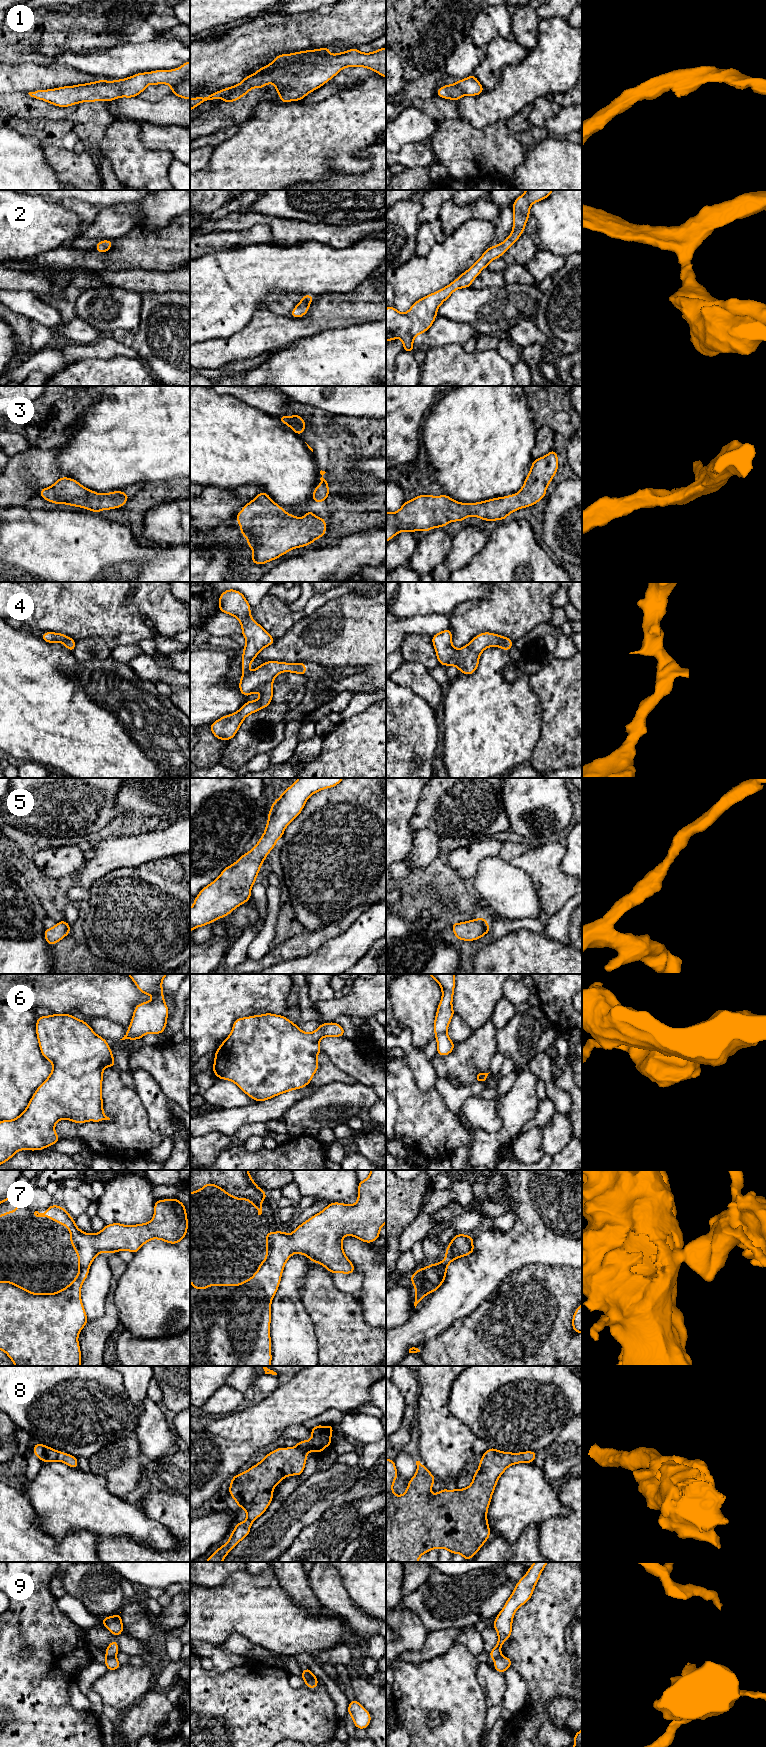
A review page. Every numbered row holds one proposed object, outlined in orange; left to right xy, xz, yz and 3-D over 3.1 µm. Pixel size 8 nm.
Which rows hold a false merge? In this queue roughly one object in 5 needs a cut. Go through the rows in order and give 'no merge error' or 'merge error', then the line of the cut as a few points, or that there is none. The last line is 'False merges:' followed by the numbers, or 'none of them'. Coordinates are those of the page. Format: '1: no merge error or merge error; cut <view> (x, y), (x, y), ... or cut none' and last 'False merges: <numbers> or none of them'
1: no merge error; cut none
2: no merge error; cut none
3: no merge error; cut none
4: no merge error; cut none
5: no merge error; cut none
6: no merge error; cut none
7: no merge error; cut none
8: no merge error; cut none
9: merge error; cut xy (106, 1656), (115, 1657)
False merges: 9

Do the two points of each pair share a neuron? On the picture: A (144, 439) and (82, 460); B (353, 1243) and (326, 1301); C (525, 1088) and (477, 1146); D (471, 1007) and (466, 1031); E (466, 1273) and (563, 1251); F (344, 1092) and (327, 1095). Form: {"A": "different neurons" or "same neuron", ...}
{"A": "same neuron", "B": "different neurons", "C": "same neuron", "D": "different neurons", "E": "same neuron", "F": "same neuron"}

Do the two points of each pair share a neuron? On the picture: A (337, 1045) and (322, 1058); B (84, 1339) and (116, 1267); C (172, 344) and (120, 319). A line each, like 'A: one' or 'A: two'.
A: two
B: one
C: two

